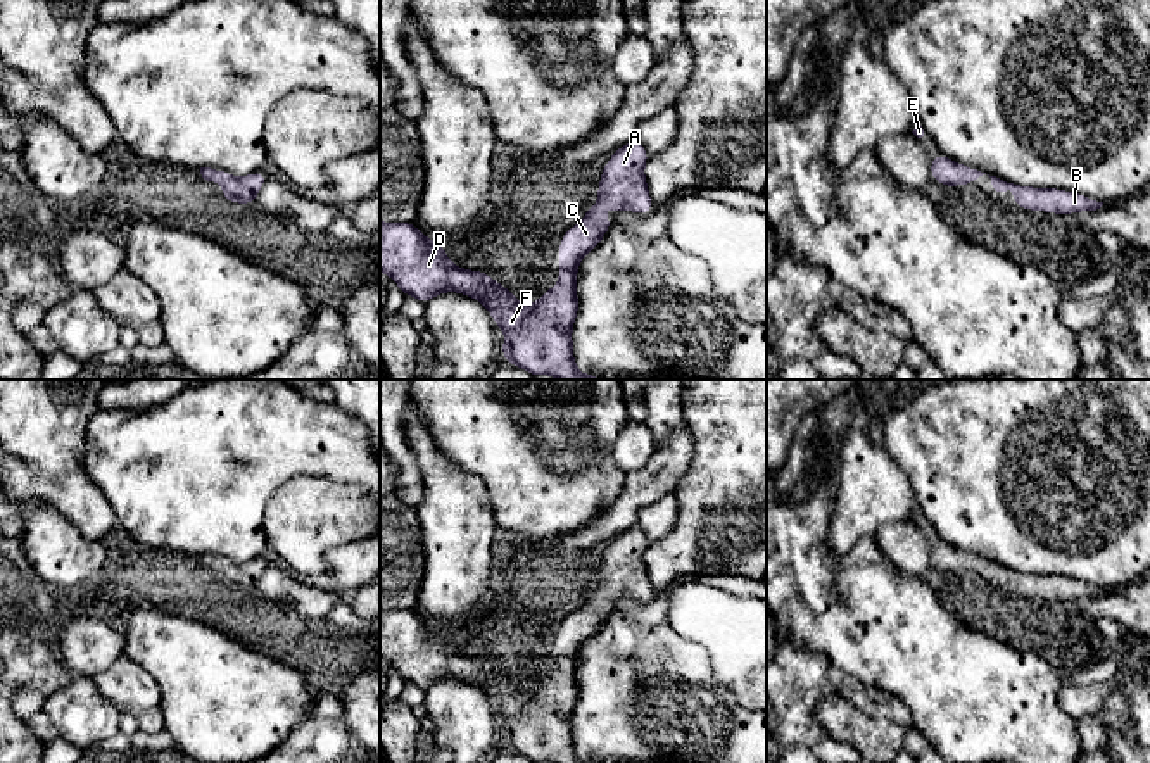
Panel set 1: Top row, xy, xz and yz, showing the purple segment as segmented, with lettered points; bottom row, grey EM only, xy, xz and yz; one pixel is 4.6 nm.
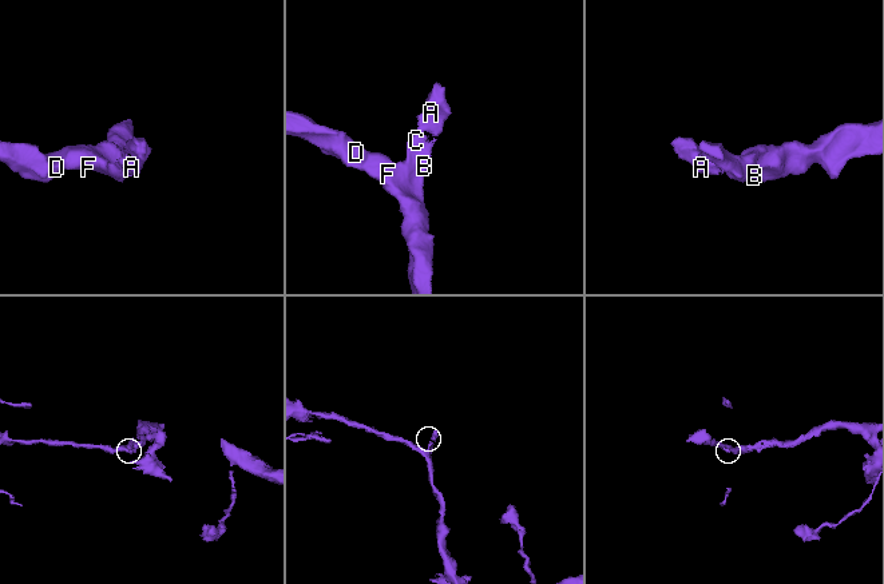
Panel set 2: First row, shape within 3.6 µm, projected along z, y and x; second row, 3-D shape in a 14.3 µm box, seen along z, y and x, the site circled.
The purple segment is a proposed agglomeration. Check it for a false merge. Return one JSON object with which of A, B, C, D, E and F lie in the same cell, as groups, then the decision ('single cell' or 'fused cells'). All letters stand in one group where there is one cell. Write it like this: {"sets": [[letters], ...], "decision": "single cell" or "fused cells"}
{"sets": [["A", "B", "C", "D", "E", "F"]], "decision": "single cell"}

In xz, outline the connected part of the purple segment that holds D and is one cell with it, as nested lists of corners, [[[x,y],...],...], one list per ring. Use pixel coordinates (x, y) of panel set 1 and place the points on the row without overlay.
[[[635,525],[630,530],[615,537],[608,545],[604,556],[601,558],[601,571],[596,573],[596,582],[601,585],[594,589],[580,609],[565,618],[559,628],[559,665],[554,675],[549,675],[542,680],[539,687],[532,692],[523,692],[504,672],[492,666],[485,658],[470,658],[464,654],[454,653],[445,642],[442,628],[428,627],[414,609],[387,609],[380,608],[380,658],[390,663],[404,682],[414,684],[420,689],[427,690],[435,682],[444,678],[464,680],[478,689],[492,701],[494,708],[499,713],[499,718],[504,718],[508,725],[501,730],[502,746],[528,758],[532,763],[551,761],[551,763],[597,763],[597,761],[582,761],[577,756],[573,744],[573,709],[578,701],[578,682],[577,682],[577,659],[582,644],[594,637],[601,628],[604,620],[611,615],[613,608],[604,604],[603,589],[606,587],[610,594],[618,601],[623,596],[629,596],[635,601],[649,601],[653,597],[653,587],[648,577],[644,552],[648,549],[648,537]]]

